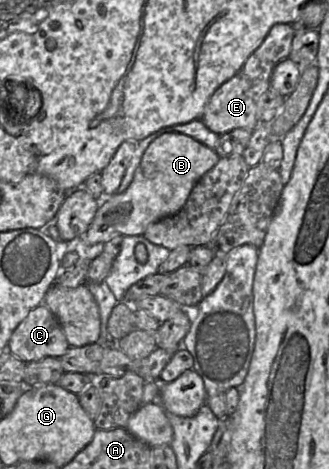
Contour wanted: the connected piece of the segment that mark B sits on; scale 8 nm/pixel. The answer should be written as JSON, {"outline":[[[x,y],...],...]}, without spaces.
{"outline":[[[165,133],[145,150],[129,187],[122,193],[104,197],[83,237],[87,255],[117,235],[143,235],[146,228],[180,211],[196,182],[219,160],[215,150],[182,133]]]}

